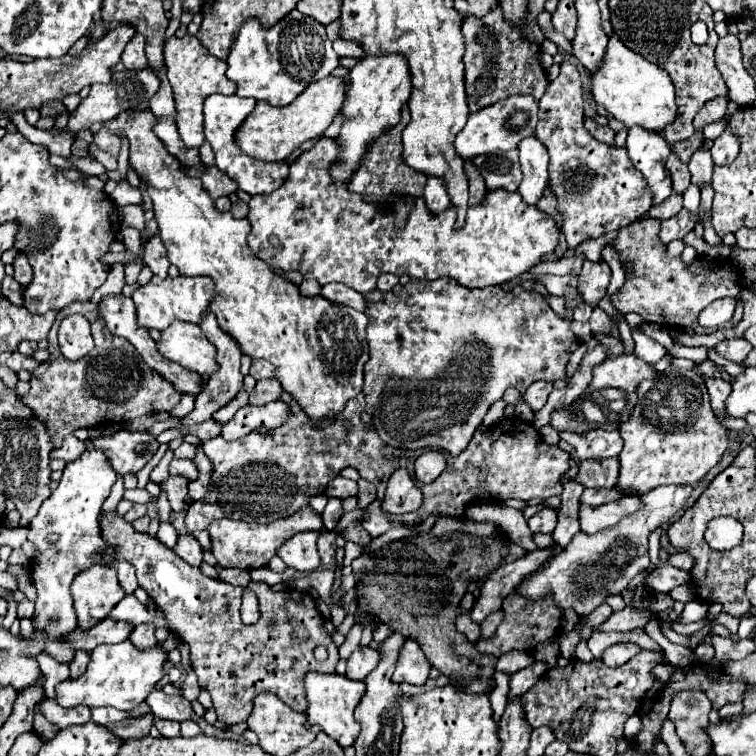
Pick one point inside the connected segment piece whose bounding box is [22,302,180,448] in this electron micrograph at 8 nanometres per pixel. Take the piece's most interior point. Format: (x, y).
(112, 384)

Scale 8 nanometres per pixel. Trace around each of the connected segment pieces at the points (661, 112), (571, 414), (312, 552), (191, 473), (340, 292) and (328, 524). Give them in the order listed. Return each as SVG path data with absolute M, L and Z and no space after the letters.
M616 36L610 38L602 66L592 78L592 94L596 104L604 106L606 112L620 120L626 128L640 126L650 132L662 132L664 126L676 118L674 86L668 78L668 72L656 64L650 64L640 54L634 54Z
M572 404L572 406L566 406L564 410L554 410L552 418L550 418L550 426L558 432L572 430L576 434L584 434L584 432L596 428L598 424L588 422L584 412L578 408L578 404Z
M316 530L310 532L300 532L292 536L288 542L284 542L278 550L278 556L284 560L286 566L294 568L296 572L312 572L320 566L320 556L316 550L316 540L318 540Z
M174 458L170 462L168 472L170 474L180 474L180 476L184 476L188 480L194 480L198 476L198 470L196 470L196 466L194 466L192 460L178 460L178 458Z
M334 282L334 284L324 284L322 290L320 290L320 296L330 300L330 302L336 302L336 304L346 304L354 310L360 310L364 312L366 310L366 300L360 292L348 288L348 286L340 286L340 282Z
M330 498L328 504L326 504L326 510L322 512L322 518L324 518L324 530L334 532L338 520L342 518L342 514L344 514L344 510L342 510L342 502L340 502L338 498Z

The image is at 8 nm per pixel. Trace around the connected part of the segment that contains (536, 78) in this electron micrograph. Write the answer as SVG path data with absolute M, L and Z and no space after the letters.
M496 6L490 14L484 18L468 16L462 24L462 34L466 38L466 52L464 52L464 64L466 64L466 96L470 112L478 112L502 98L508 98L512 94L530 94L536 100L542 98L548 80L544 82L544 70L538 64L538 46L530 44L522 38L518 28L512 28L502 18L502 8Z

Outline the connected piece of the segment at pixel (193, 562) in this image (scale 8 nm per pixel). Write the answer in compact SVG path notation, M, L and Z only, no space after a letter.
M182 534L178 536L176 546L172 548L180 558L184 558L184 562L188 562L190 566L200 566L202 564L202 546L194 540L192 534Z

